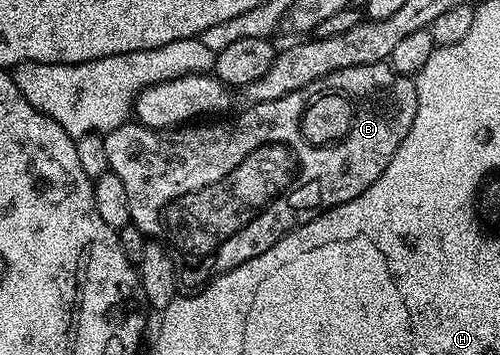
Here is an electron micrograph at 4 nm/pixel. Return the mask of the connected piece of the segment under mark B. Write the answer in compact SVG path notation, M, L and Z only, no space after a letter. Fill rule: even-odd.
M389 62L373 63L372 65L356 65L348 69L340 69L296 93L288 93L288 97L280 97L276 101L264 101L263 103L249 104L239 113L235 119L230 119L227 123L210 123L214 121L202 121L197 125L179 125L169 129L159 129L156 127L143 127L137 121L127 121L121 123L116 129L105 132L102 135L104 141L104 153L106 154L106 166L109 174L118 175L120 182L124 184L125 191L128 192L128 209L130 210L131 224L138 227L146 237L154 241L161 241L168 248L170 256L174 258L178 282L186 289L201 289L210 280L221 275L224 271L231 271L244 261L252 261L252 257L260 257L260 253L268 253L276 241L280 241L290 231L295 231L302 223L312 221L321 215L323 211L329 211L332 207L338 207L341 203L352 201L392 161L396 149L400 149L400 141L408 137L408 129L412 129L412 121L416 117L418 108L418 84L409 75L401 75L390 66ZM306 115L306 127L314 131L314 135L306 136L302 132L302 118Z

